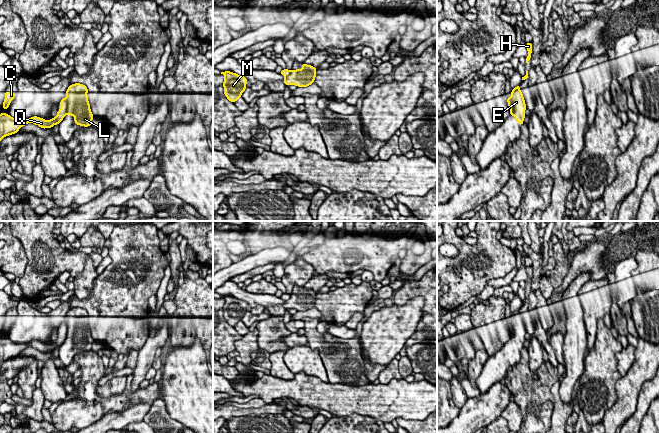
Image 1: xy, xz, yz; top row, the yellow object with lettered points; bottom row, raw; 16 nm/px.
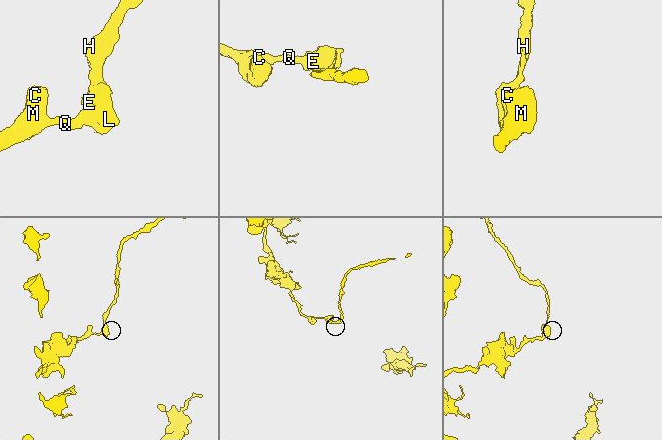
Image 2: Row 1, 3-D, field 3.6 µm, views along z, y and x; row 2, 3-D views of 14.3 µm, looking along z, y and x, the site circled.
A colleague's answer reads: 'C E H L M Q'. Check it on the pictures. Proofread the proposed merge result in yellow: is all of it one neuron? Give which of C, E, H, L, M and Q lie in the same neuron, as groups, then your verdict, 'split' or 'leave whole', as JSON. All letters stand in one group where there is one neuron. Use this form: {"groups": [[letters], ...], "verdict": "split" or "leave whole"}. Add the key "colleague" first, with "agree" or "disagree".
{"colleague": "disagree", "groups": [["C", "M", "Q"], ["E", "H", "L"]], "verdict": "split"}

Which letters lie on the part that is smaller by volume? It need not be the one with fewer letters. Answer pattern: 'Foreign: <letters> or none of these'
Foreign: E, H, L

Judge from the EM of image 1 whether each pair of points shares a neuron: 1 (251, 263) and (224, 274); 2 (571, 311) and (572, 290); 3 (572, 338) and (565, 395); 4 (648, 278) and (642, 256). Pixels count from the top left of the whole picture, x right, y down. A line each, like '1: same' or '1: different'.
1: same
2: same
3: same
4: same

